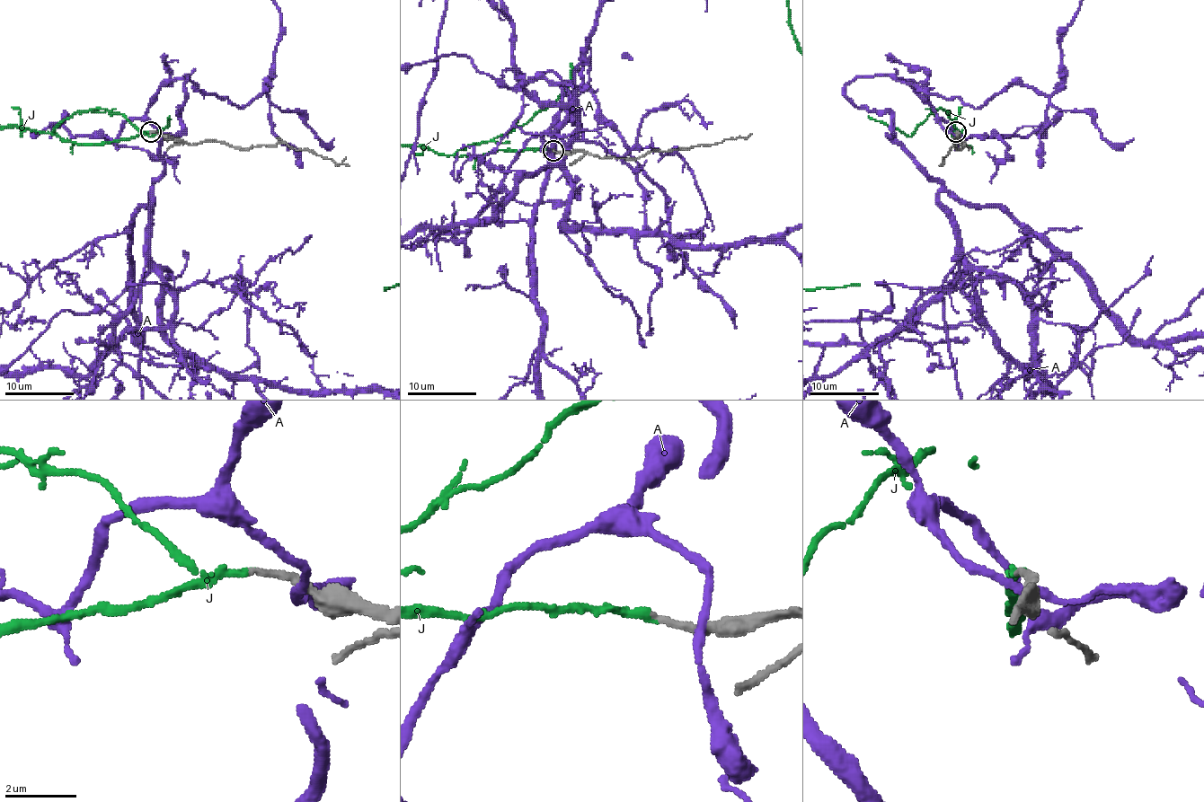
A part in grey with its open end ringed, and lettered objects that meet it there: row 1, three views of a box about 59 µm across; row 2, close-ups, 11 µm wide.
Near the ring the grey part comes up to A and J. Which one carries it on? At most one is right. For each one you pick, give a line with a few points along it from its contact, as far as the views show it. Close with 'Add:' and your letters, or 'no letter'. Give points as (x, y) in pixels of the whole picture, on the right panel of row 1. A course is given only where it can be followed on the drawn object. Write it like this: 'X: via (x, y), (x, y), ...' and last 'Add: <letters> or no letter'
Add: J

